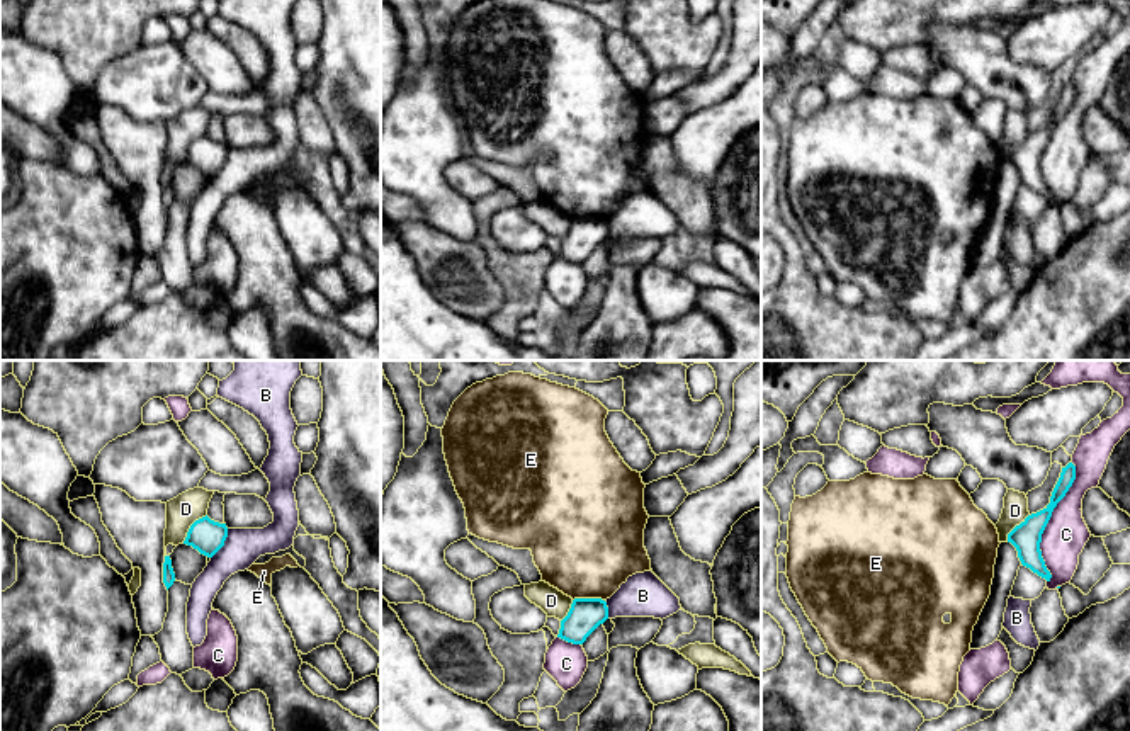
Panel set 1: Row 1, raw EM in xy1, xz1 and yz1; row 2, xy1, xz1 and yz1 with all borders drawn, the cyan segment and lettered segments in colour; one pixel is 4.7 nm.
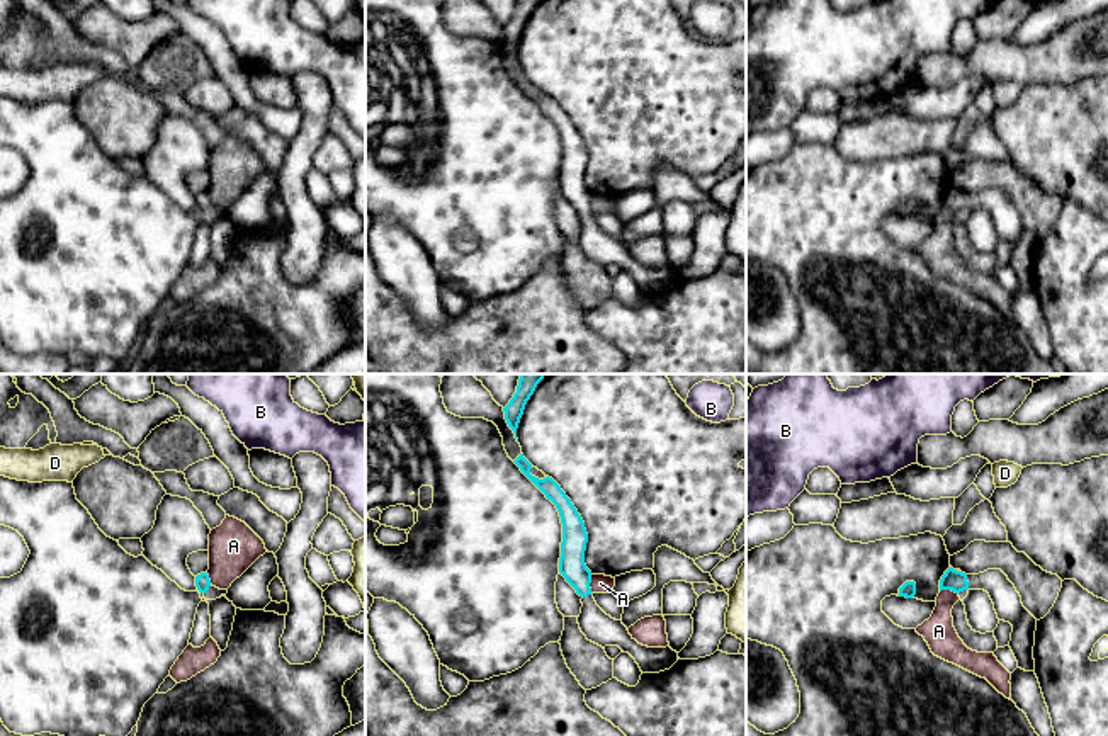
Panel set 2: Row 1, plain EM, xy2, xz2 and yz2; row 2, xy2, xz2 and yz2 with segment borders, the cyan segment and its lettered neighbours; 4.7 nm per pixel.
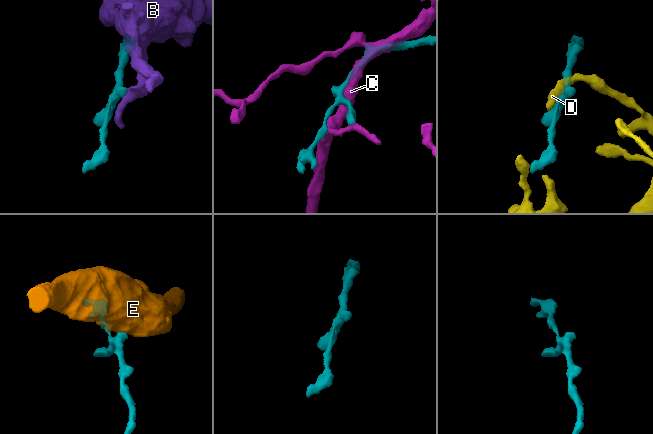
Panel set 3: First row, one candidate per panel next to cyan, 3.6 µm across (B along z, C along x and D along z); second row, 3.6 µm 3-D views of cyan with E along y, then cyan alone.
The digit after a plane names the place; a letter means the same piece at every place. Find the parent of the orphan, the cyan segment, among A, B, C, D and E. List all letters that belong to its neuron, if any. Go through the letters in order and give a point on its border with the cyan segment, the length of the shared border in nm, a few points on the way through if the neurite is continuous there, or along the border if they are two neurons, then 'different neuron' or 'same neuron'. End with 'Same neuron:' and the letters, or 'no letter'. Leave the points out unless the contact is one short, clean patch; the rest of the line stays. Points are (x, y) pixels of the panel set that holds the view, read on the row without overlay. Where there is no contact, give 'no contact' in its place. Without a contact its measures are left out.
A: xz2 (588, 204) | 100 nm | along xz2 (590, 194), (592, 213) | different neuron
B: xy1 (223, 164) | 170 nm | different neuron
C: yz1 (1047, 141) | 600 nm | different neuron
D: xy1 (191, 147) | 180 nm | along xy1 (206, 133), (191, 145), (182, 162) | different neuron
E: xz1 (588, 218) | 150 nm | along xz1 (604, 218), (573, 220) | different neuron
Same neuron: no letter

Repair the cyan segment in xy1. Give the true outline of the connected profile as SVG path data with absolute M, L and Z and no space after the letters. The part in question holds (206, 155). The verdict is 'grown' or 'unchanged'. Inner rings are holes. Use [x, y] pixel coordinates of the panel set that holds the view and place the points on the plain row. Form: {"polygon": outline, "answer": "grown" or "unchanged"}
{"polygon": "M206 134L190 144L184 163L192 165L207 177L212 177L224 165L226 156L226 143L214 141Z", "answer": "unchanged"}

